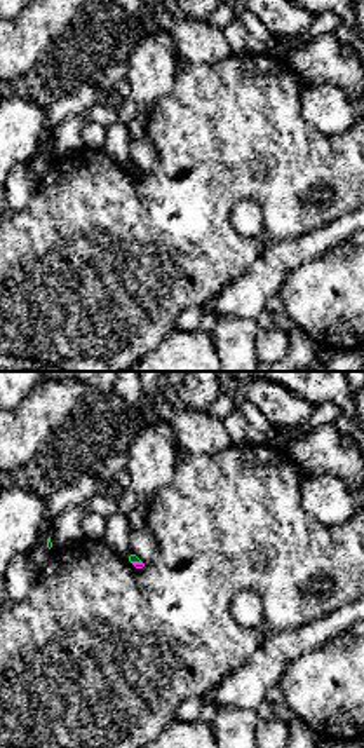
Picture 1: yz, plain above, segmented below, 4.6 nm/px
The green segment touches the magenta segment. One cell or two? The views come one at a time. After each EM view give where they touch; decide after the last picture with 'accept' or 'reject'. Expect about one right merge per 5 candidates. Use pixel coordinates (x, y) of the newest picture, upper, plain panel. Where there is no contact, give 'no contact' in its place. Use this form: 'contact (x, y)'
contact (138, 171)

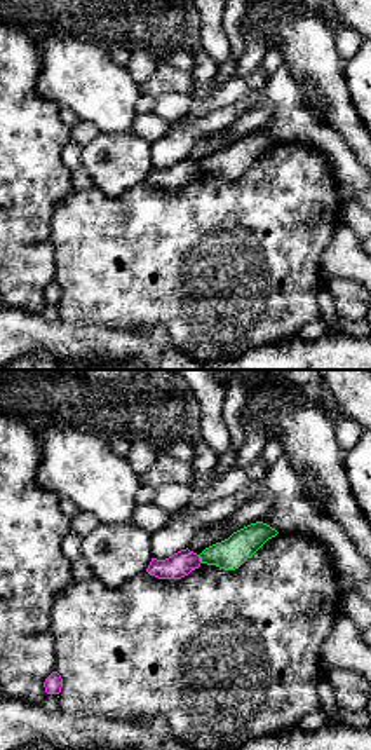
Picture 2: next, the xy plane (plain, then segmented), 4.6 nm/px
contact (201, 168)

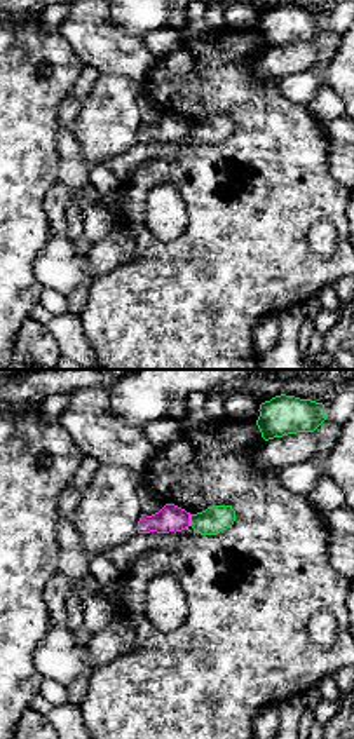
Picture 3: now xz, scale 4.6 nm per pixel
contact (190, 129)

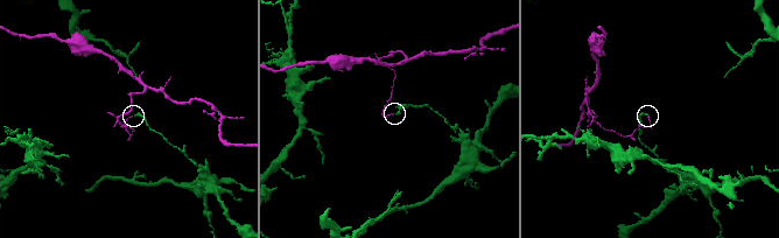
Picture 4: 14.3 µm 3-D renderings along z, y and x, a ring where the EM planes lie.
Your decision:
reject

